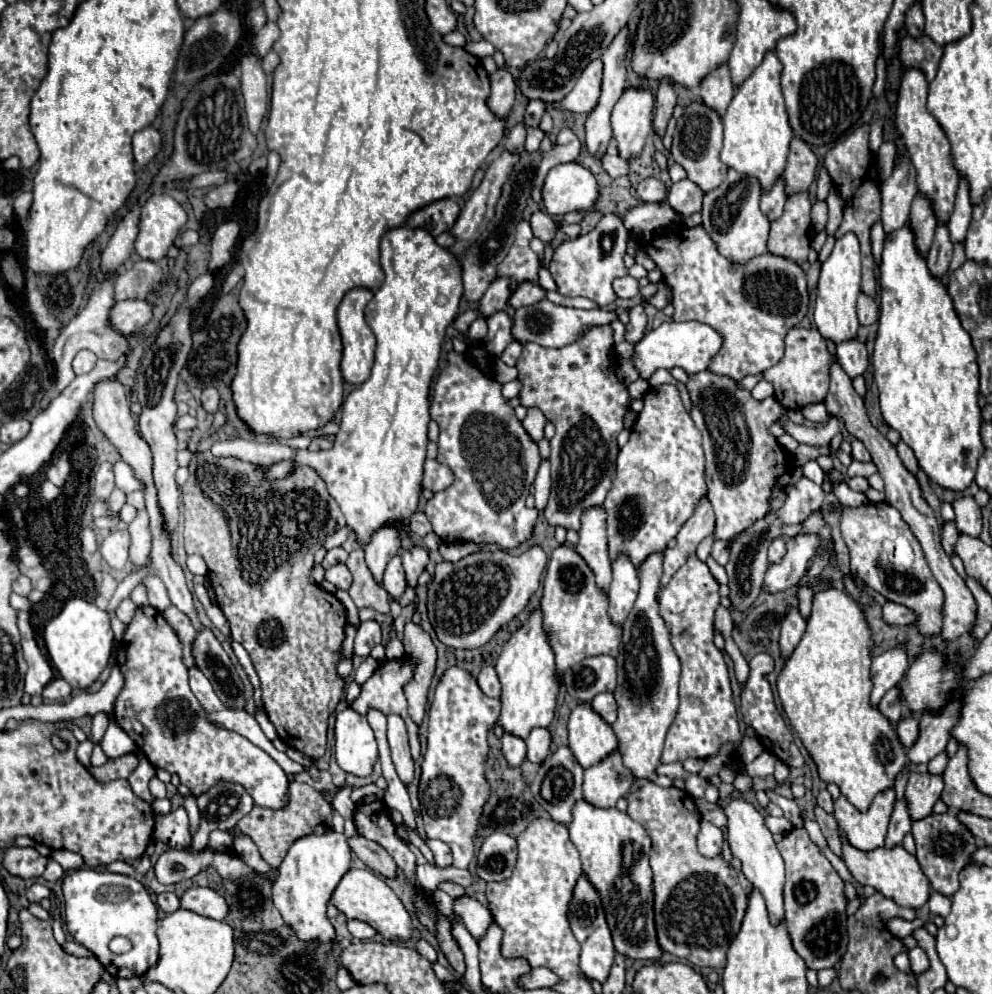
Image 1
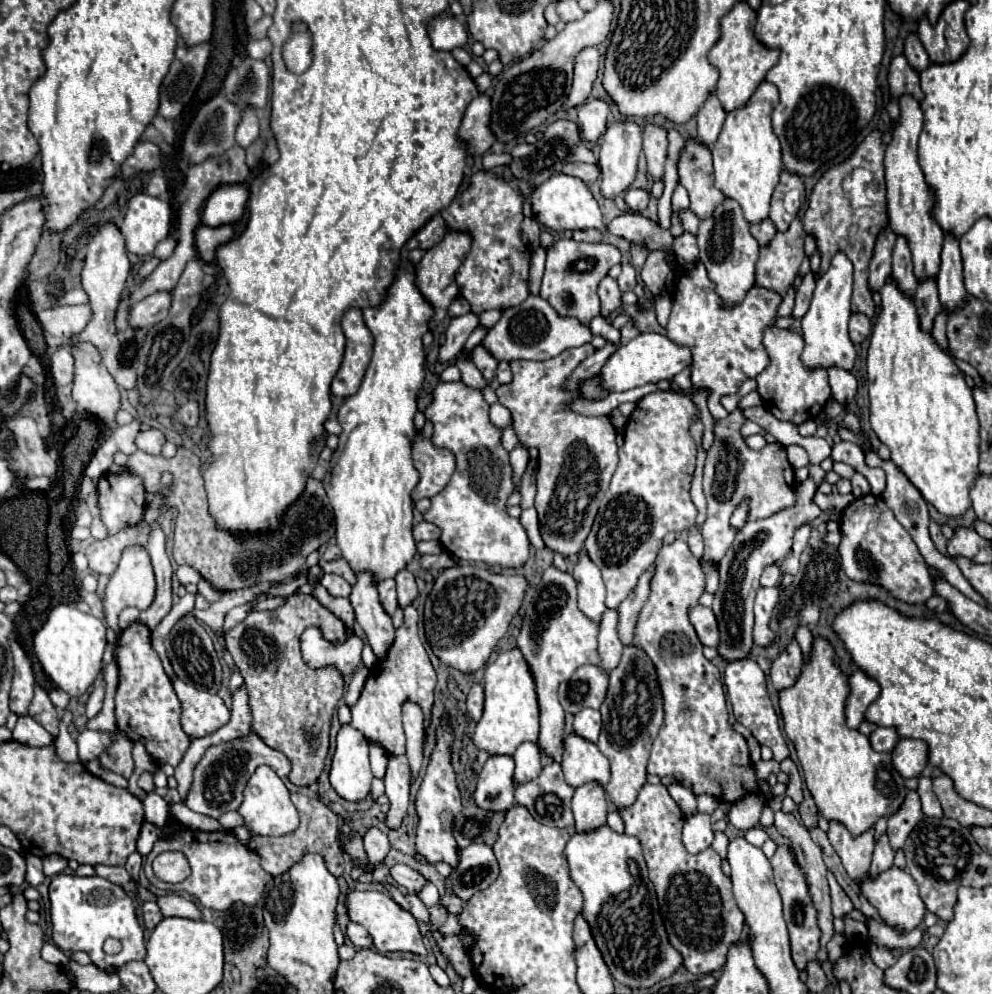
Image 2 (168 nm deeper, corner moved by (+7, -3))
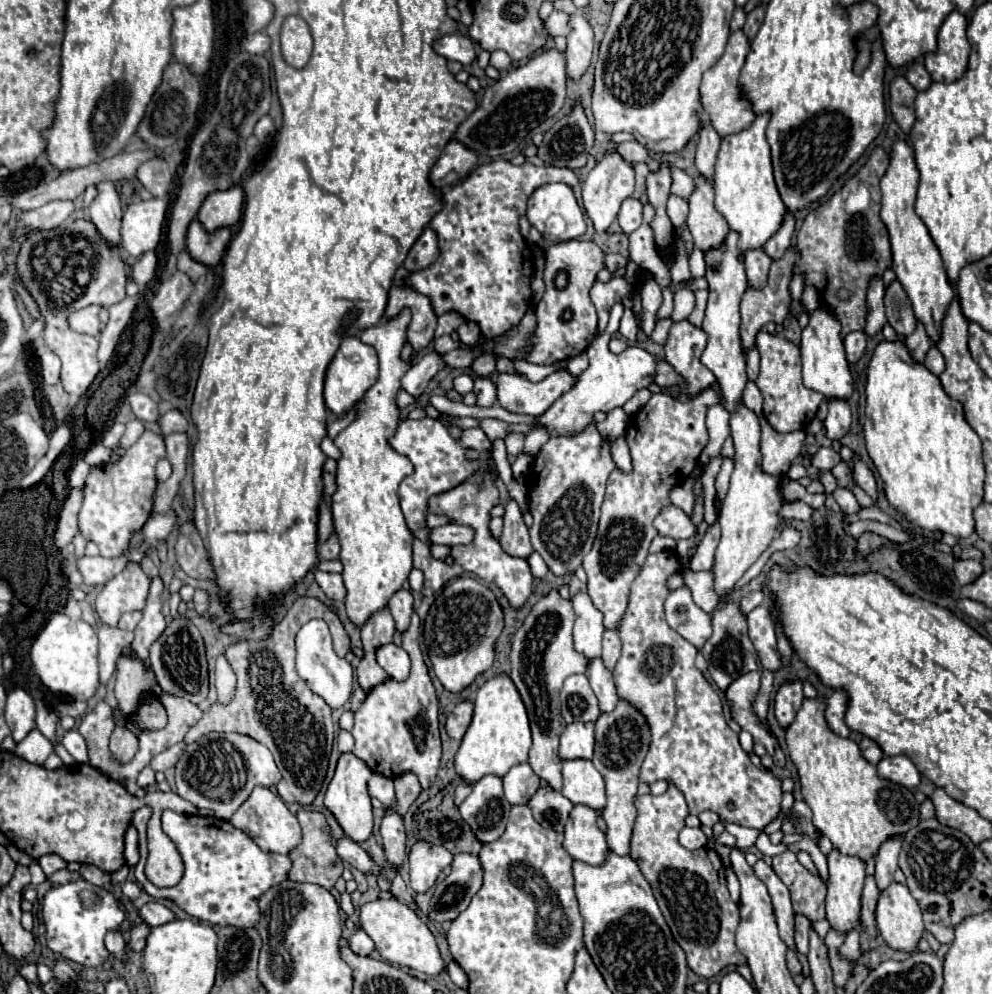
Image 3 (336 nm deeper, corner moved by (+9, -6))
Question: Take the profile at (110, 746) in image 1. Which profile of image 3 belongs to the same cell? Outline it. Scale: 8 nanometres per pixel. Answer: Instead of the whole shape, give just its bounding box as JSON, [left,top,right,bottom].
[61,729,87,763]

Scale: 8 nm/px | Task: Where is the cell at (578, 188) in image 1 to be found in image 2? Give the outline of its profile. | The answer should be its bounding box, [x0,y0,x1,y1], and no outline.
[531,174,603,230]

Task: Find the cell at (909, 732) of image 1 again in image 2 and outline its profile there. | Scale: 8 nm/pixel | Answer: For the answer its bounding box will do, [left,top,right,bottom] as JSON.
[869,726,899,752]

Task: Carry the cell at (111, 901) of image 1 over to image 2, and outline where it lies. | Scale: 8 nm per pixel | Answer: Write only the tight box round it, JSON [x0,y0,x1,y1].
[49,874,145,972]

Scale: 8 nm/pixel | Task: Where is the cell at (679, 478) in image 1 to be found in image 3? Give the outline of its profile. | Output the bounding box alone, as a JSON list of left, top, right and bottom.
[583,387,719,629]

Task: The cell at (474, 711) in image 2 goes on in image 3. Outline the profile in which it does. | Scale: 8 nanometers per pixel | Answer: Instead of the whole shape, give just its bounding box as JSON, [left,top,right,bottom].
[445,701,473,739]

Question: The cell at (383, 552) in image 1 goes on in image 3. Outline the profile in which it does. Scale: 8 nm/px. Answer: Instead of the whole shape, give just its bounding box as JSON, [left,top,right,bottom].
[377,643,411,681]

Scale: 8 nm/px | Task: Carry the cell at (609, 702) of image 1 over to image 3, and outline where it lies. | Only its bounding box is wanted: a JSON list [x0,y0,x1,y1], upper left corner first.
[559,723,595,759]

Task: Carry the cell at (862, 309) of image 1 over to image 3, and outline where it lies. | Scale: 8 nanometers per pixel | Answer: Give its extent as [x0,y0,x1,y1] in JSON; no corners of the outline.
[845,331,867,365]

